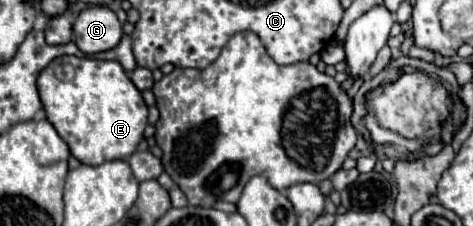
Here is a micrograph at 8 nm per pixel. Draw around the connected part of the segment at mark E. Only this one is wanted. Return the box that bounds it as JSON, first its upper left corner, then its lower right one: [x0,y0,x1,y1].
[37,57,147,165]

